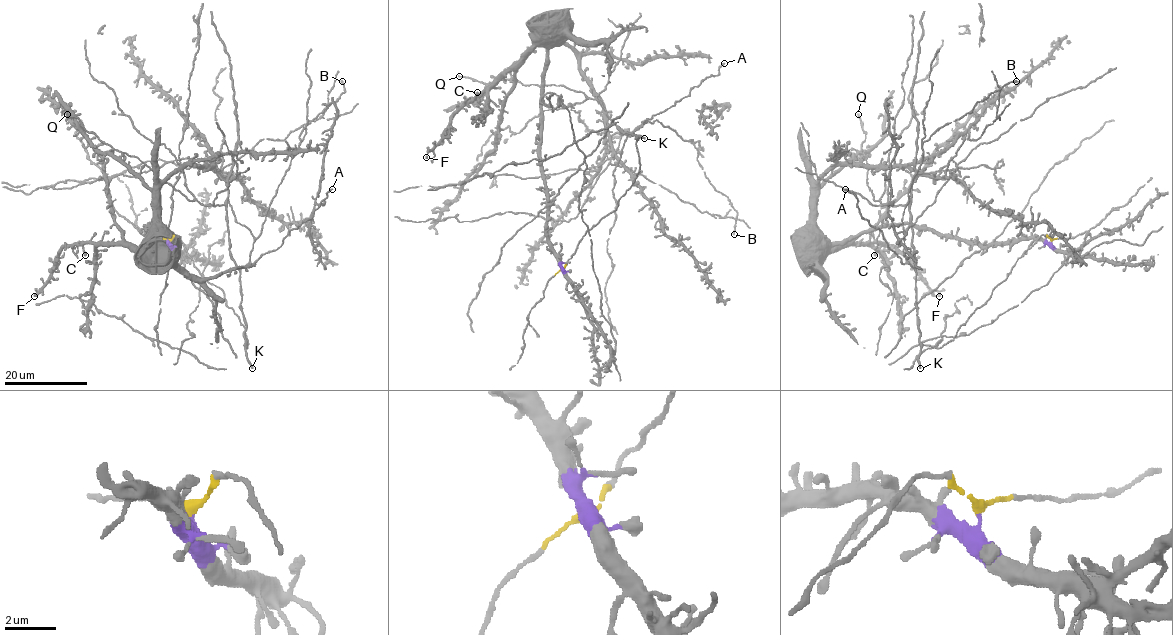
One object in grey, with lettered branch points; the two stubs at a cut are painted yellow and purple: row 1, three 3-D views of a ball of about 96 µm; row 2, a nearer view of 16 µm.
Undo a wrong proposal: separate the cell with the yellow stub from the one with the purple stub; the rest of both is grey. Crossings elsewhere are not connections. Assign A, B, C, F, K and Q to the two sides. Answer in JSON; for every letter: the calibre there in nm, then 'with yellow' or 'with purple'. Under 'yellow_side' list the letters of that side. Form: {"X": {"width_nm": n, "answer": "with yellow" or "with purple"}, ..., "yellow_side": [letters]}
{"A": {"width_nm": 200, "answer": "with yellow"}, "B": {"width_nm": 260, "answer": "with yellow"}, "C": {"width_nm": 360, "answer": "with purple"}, "F": {"width_nm": 240, "answer": "with purple"}, "K": {"width_nm": 240, "answer": "with yellow"}, "Q": {"width_nm": 150, "answer": "with yellow"}, "yellow_side": ["A", "B", "K", "Q"]}

